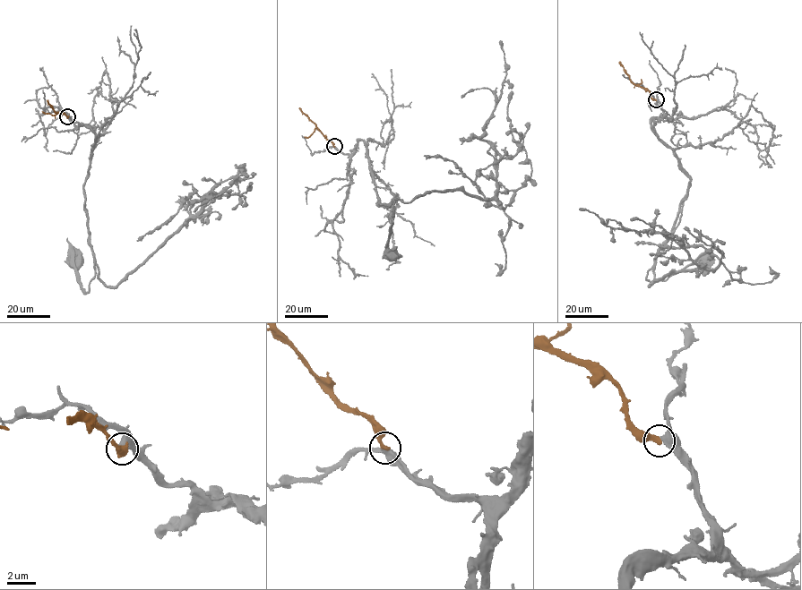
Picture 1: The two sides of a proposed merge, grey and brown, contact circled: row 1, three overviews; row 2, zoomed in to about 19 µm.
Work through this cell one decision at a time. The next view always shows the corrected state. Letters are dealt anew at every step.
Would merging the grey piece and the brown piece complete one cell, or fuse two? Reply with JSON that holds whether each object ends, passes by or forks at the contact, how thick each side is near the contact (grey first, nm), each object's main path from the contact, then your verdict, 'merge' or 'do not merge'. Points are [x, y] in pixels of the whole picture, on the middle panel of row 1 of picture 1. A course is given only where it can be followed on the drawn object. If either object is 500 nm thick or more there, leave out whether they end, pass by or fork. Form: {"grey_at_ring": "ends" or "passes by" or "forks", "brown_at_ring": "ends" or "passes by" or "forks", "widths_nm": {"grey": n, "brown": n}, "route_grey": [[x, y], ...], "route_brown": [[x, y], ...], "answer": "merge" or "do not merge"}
{"grey_at_ring": "passes by", "brown_at_ring": "ends", "widths_nm": {"grey": 360, "brown": 340}, "route_grey": [[334, 147], [350, 154], [364, 141], [377, 203], [387, 209], [399, 200], [386, 246], [392, 253]], "route_brown": [[334, 147], [299, 107]], "answer": "merge"}

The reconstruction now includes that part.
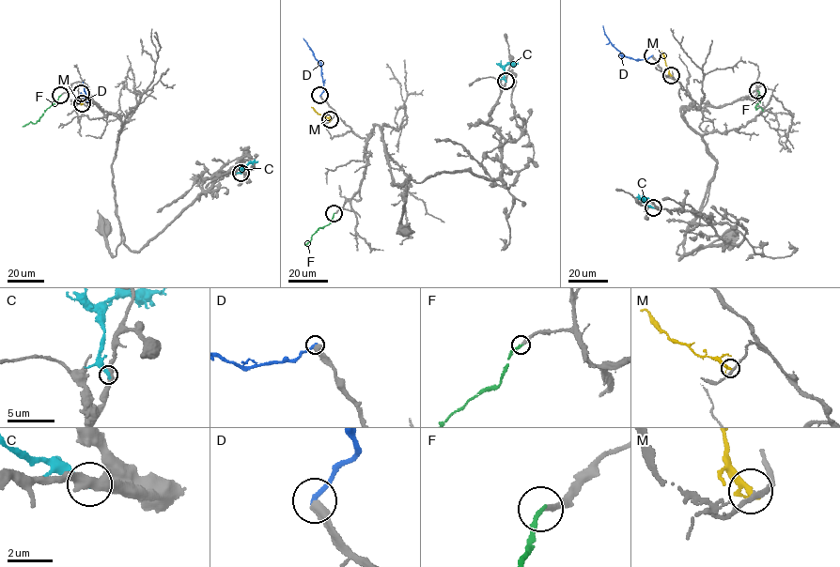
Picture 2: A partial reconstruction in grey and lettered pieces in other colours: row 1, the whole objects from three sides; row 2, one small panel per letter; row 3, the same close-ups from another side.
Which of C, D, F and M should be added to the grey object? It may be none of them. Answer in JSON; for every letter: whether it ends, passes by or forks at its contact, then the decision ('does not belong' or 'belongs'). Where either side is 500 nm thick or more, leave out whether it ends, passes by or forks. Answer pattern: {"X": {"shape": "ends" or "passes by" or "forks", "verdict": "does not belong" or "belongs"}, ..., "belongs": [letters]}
{"C": {"shape": "ends", "verdict": "does not belong"}, "D": {"shape": "ends", "verdict": "does not belong"}, "F": {"shape": "ends", "verdict": "belongs"}, "M": {"shape": "passes by", "verdict": "does not belong"}, "belongs": ["F"]}

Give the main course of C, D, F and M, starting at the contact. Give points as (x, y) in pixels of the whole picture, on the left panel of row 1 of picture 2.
C: (241, 173), (249, 163), (257, 161)
D: (81, 93), (88, 100), (83, 82)
F: (60, 95), (38, 121), (22, 126)
M: (82, 103), (73, 97), (70, 89)

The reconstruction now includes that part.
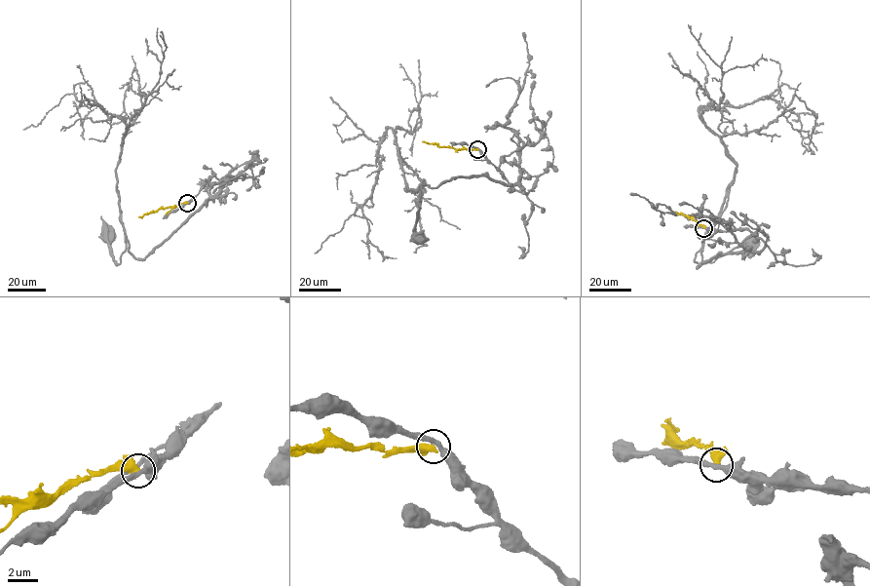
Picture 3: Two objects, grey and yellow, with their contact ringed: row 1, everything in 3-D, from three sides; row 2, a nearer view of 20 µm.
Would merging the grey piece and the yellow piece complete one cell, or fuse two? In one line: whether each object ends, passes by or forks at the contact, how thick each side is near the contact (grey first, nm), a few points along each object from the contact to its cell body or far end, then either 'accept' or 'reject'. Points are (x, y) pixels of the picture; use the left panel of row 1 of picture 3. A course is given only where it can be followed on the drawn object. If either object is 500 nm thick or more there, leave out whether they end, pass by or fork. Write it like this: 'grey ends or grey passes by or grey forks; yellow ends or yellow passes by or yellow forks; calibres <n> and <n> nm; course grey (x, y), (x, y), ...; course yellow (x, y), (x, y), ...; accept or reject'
calibres 320 and 550 nm; course grey (187, 203), (207, 181), (219, 183), (218, 193), (144, 258), (131, 253), (126, 239), (117, 265), (108, 236); course yellow (187, 203), (138, 216); reject

